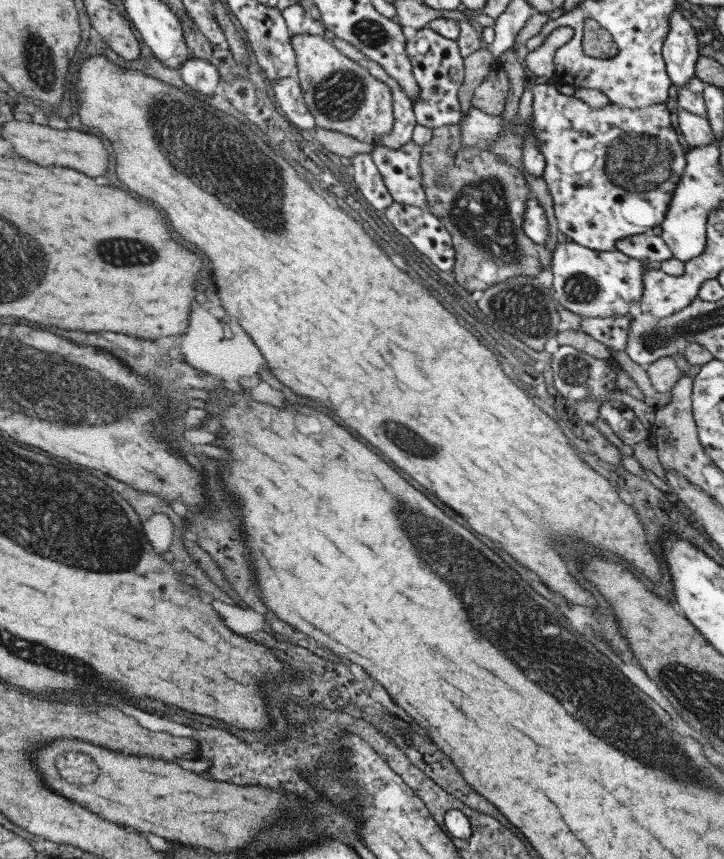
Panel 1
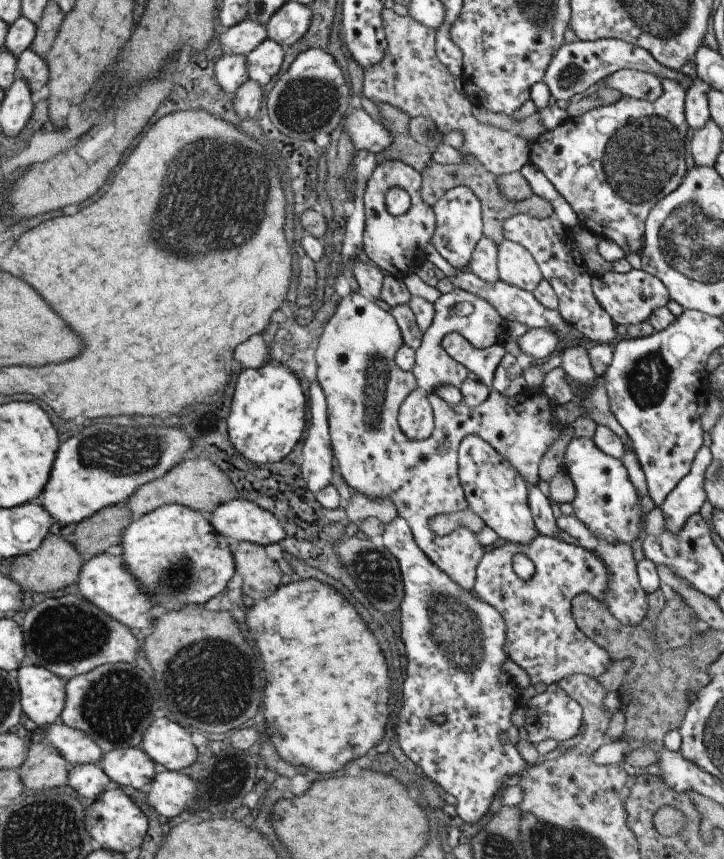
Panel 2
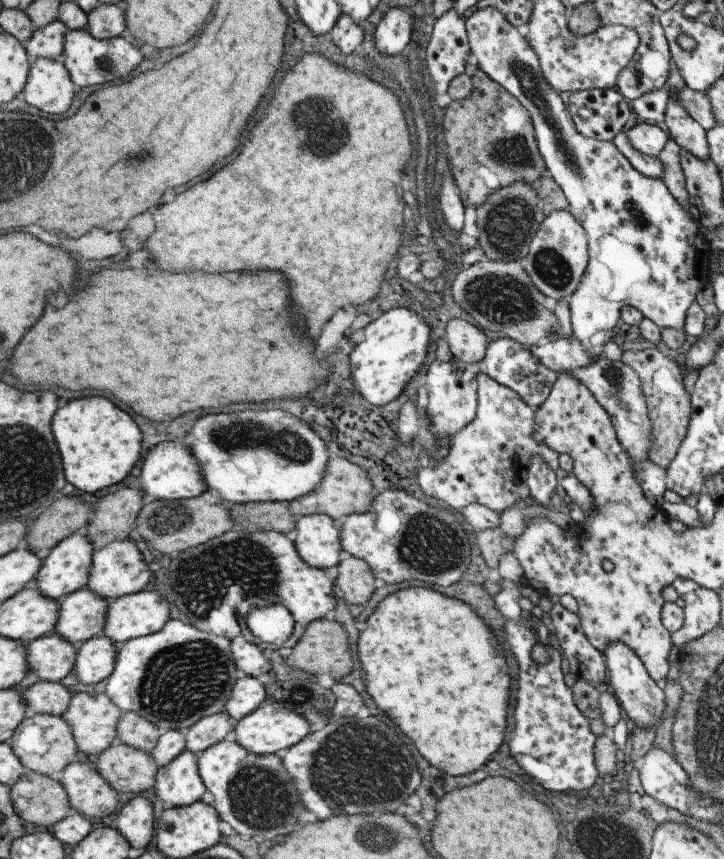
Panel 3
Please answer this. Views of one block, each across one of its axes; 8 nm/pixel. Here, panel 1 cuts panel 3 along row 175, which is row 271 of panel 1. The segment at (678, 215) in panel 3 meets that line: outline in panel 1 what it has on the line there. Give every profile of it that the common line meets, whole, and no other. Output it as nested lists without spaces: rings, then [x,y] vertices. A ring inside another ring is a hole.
[[[573,241],[558,243],[551,253],[552,297],[581,317],[611,317],[636,311],[641,297],[641,273],[649,264],[625,256],[617,249],[596,251]]]

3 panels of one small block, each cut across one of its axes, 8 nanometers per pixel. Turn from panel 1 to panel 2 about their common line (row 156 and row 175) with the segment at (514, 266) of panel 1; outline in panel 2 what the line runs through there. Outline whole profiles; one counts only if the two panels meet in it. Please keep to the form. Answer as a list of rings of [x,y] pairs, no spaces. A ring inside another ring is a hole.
[[[463,154],[462,161],[454,165],[439,164],[433,160],[429,161],[421,170],[420,197],[428,206],[432,207],[449,189],[456,186],[466,186],[471,188],[480,200],[480,213],[482,214],[482,234],[493,240],[498,245],[503,239],[502,224],[513,215],[529,215],[537,219],[552,216],[550,204],[537,195],[529,198],[512,201],[503,196],[496,186],[496,176],[491,174],[475,157]]]

